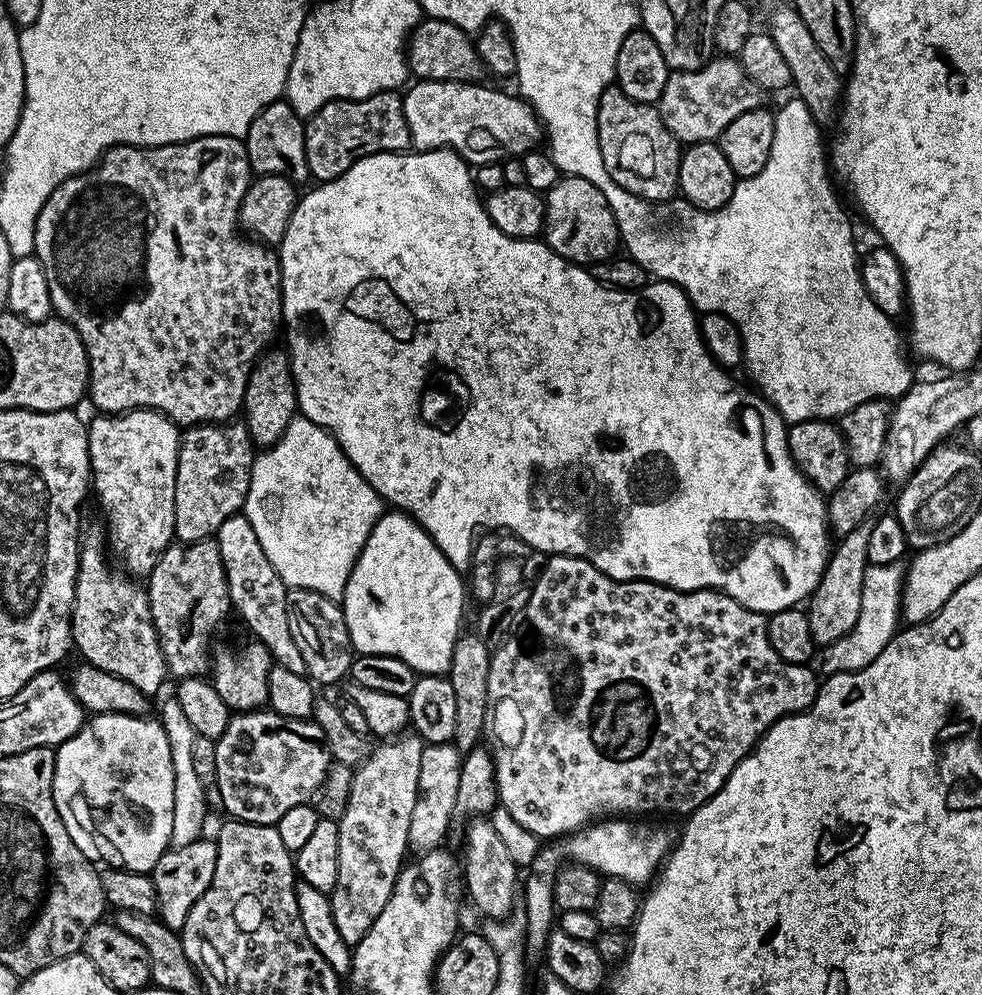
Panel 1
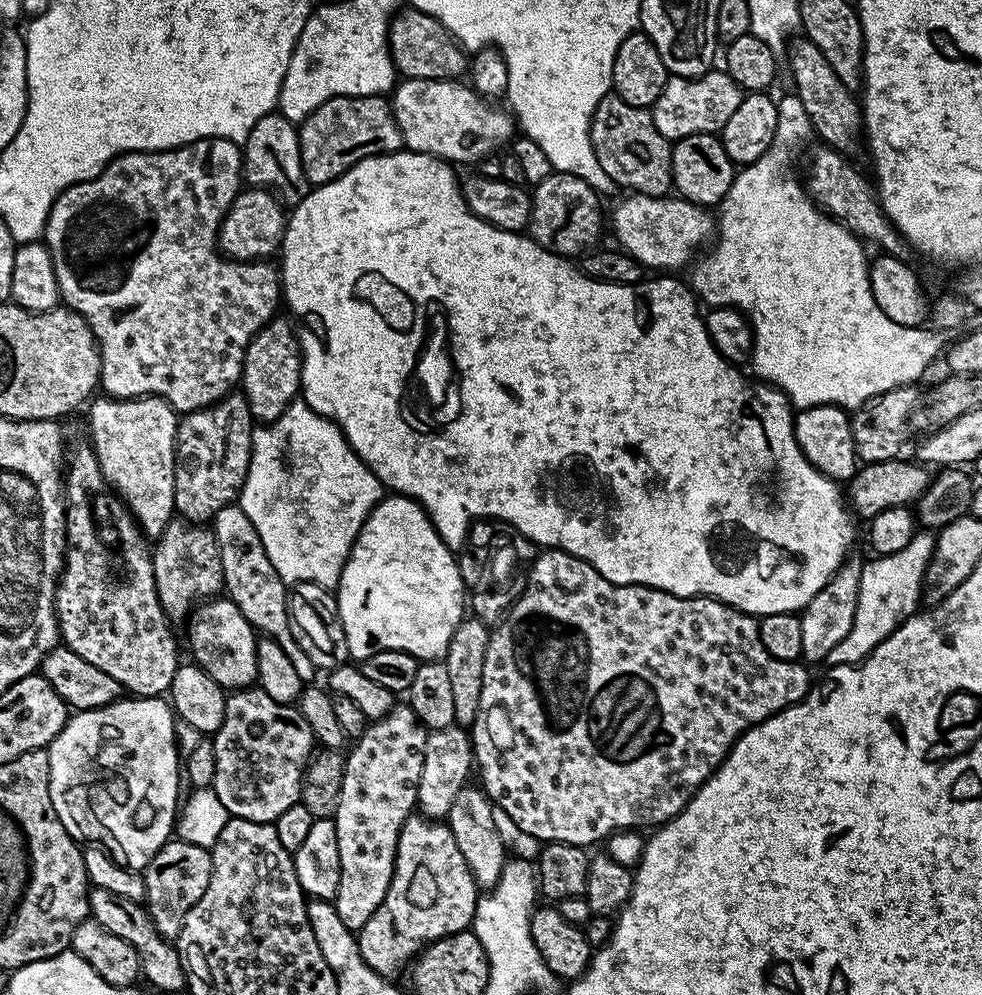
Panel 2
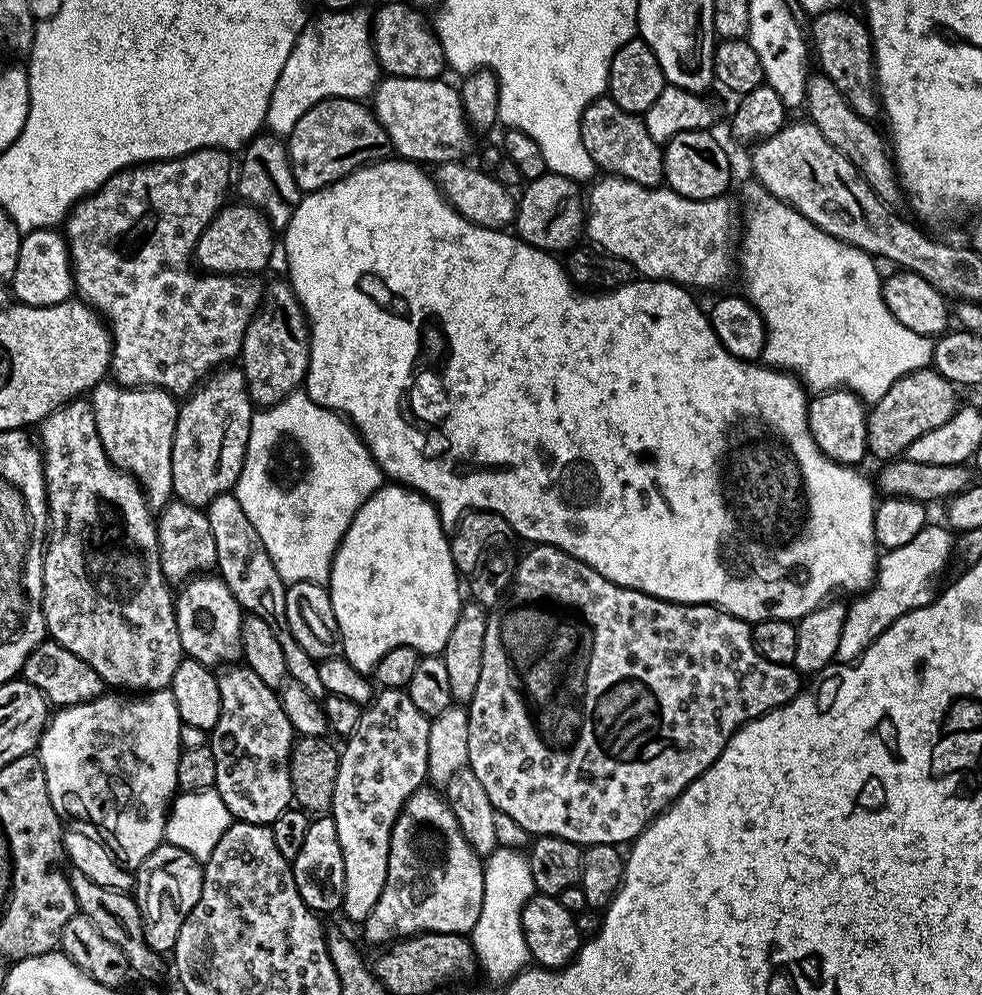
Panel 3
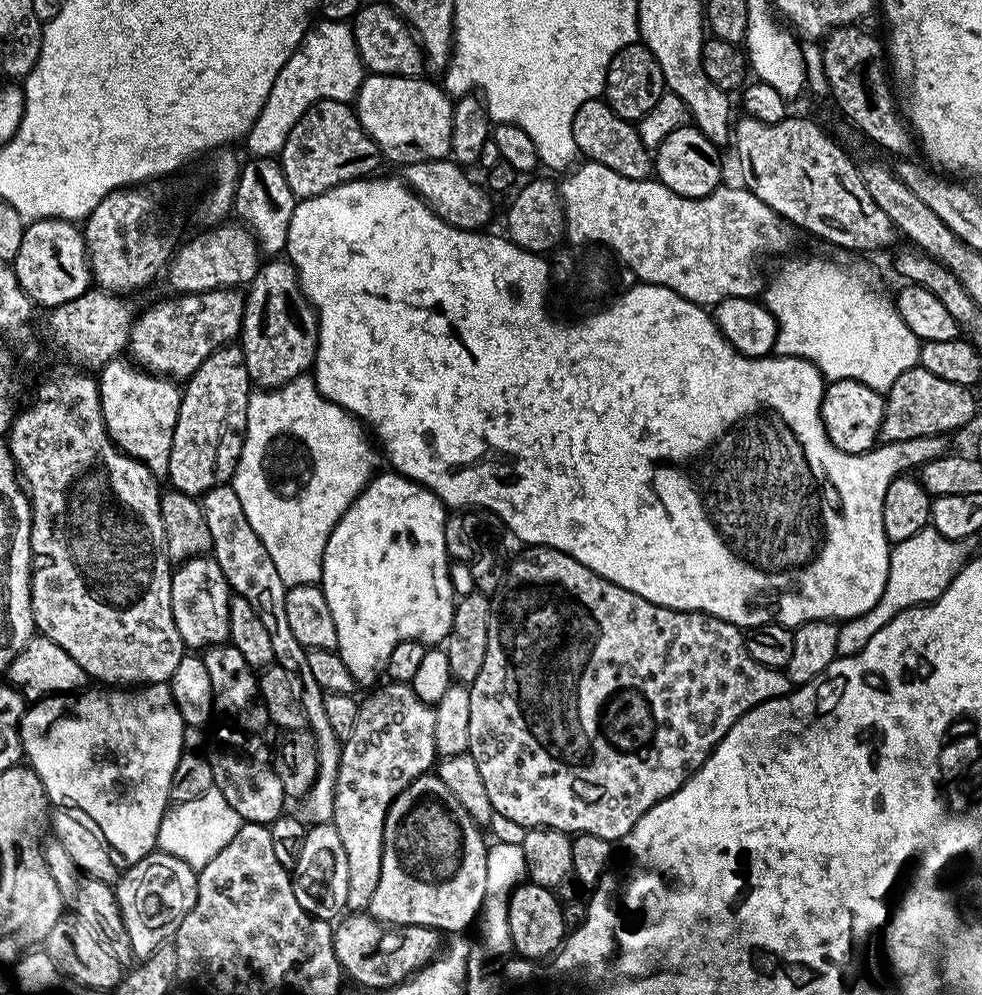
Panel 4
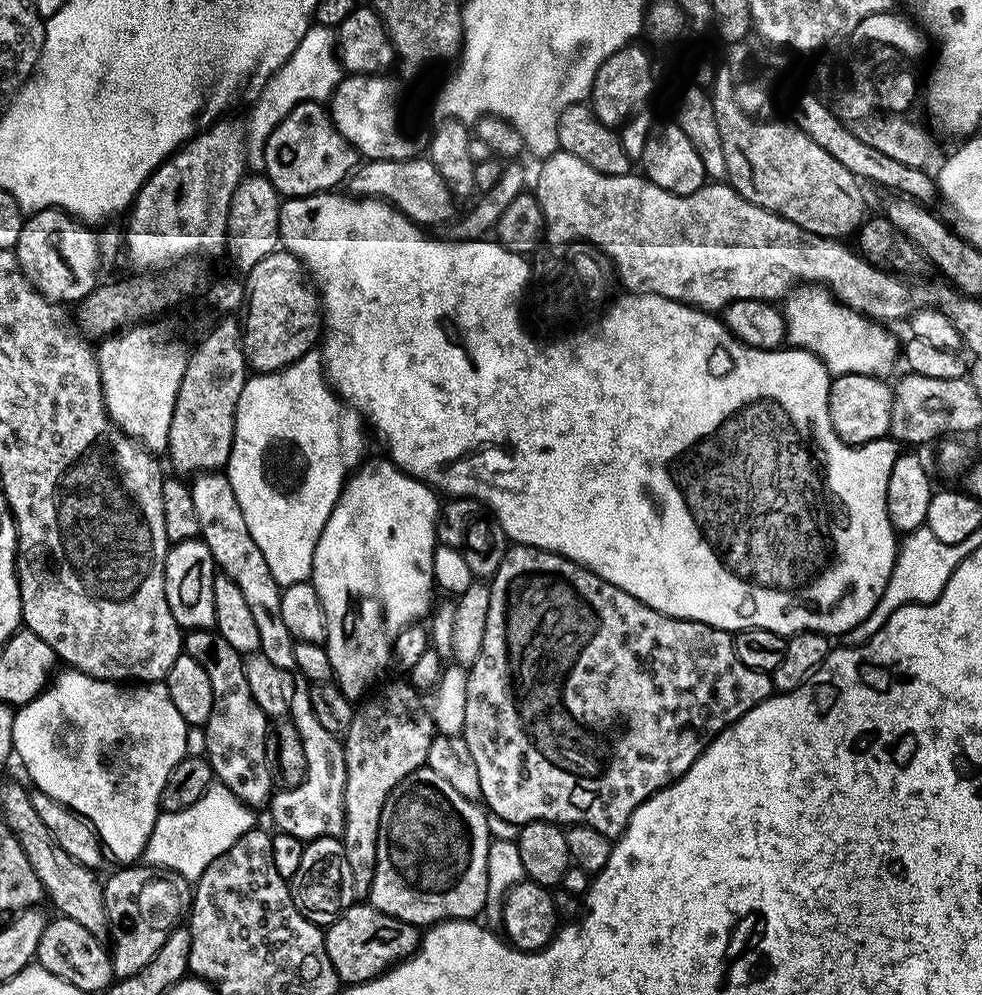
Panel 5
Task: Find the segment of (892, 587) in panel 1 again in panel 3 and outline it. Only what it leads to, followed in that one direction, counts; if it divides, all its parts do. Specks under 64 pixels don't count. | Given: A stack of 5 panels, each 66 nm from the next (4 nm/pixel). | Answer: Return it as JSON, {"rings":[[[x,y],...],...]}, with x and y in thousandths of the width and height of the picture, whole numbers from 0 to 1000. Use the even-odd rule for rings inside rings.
{"rings":[[[946,525],[939,533],[935,533],[935,537],[931,537],[931,541],[927,541],[927,545],[923,545],[923,549],[905,551],[893,562],[888,590],[873,598],[869,607],[863,608],[862,625],[857,629],[857,641],[853,644],[851,654],[852,664],[867,665],[874,662],[907,627],[919,621],[919,617],[935,613],[953,602],[953,586],[969,555],[971,559],[971,539],[966,535],[959,528]]]}

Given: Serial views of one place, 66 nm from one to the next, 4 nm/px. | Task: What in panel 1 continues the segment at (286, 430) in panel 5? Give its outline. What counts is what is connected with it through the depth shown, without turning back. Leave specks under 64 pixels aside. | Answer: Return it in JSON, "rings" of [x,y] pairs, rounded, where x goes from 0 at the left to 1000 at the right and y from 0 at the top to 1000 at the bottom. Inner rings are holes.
{"rings":[[[297,422],[295,428],[291,428],[291,436],[266,454],[269,455],[266,458],[264,455],[257,464],[255,492],[246,518],[259,529],[259,537],[263,537],[275,569],[283,573],[283,581],[287,581],[293,591],[320,593],[337,603],[349,604],[352,585],[369,557],[369,549],[373,549],[377,533],[381,533],[393,514],[392,503],[365,476],[338,435],[315,422]]]}

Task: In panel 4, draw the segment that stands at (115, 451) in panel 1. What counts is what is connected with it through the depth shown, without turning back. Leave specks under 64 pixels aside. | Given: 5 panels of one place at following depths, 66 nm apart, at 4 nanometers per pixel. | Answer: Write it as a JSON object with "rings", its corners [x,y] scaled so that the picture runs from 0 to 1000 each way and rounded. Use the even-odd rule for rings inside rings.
{"rings":[[[126,360],[114,362],[101,371],[100,385],[104,420],[111,440],[129,458],[145,464],[160,480],[170,479],[184,391],[172,379],[149,374]]]}

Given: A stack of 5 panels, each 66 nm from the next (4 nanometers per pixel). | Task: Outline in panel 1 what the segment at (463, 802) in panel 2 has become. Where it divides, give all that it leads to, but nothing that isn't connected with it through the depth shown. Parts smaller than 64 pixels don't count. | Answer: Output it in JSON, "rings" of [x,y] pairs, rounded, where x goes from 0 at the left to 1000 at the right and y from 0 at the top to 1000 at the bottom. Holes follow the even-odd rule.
{"rings":[[[485,822],[480,825],[477,837],[473,840],[473,868],[470,864],[470,888],[477,891],[477,901],[481,909],[490,917],[493,923],[513,923],[522,916],[521,904],[527,901],[527,884],[525,888],[525,864],[517,853],[515,845],[509,841],[509,836],[497,825],[497,822]]]}

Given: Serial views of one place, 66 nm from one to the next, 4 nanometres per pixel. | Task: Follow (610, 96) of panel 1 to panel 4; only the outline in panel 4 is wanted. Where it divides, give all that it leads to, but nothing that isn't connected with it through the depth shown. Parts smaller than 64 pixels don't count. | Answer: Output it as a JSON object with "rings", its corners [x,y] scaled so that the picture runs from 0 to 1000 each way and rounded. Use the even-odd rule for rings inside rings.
{"rings":[[[614,98],[598,101],[589,107],[582,120],[587,152],[604,165],[612,165],[640,181],[658,181],[666,173],[666,157],[654,143],[649,126],[642,121],[629,119]]]}

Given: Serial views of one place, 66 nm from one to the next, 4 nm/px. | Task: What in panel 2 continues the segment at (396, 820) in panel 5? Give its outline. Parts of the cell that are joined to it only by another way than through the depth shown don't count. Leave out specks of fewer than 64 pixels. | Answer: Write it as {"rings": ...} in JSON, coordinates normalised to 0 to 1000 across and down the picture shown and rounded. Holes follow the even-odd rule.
{"rings":[[[428,818],[416,820],[409,830],[405,850],[403,851],[403,869],[397,882],[397,894],[393,894],[393,903],[389,903],[389,911],[381,915],[381,923],[373,927],[365,938],[369,963],[373,963],[373,971],[377,971],[387,981],[402,982],[407,972],[428,960],[437,949],[446,943],[457,941],[463,937],[476,937],[481,932],[483,915],[487,904],[487,893],[475,864],[470,862],[470,854],[466,854],[466,846],[462,846],[462,838],[455,827],[433,822]]]}

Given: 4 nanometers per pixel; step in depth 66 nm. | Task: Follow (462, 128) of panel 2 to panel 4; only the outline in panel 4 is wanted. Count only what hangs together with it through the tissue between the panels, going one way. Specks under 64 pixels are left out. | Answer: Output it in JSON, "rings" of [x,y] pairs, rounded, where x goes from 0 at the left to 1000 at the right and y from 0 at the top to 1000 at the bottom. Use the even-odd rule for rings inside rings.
{"rings":[[[372,75],[367,91],[360,97],[360,112],[368,127],[381,139],[392,162],[400,161],[406,167],[425,165],[431,161],[450,161],[460,152],[461,102],[447,83],[439,84],[428,76]]]}

